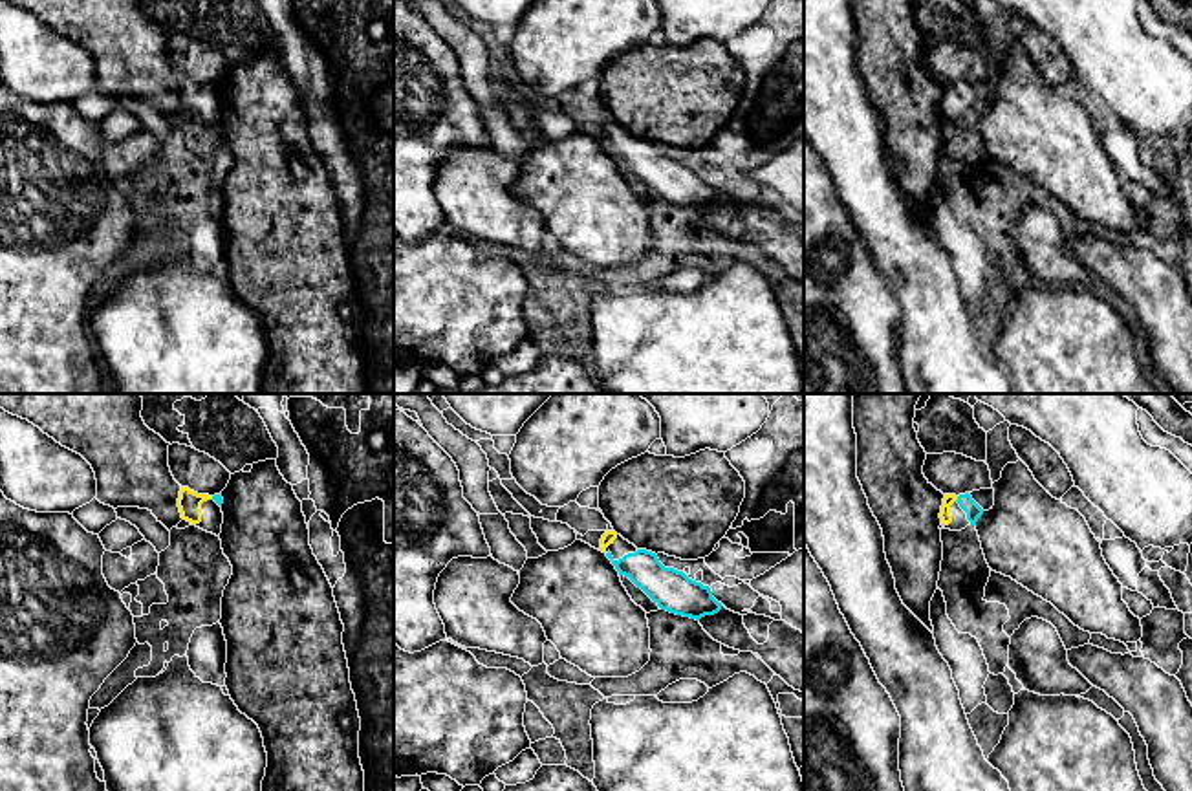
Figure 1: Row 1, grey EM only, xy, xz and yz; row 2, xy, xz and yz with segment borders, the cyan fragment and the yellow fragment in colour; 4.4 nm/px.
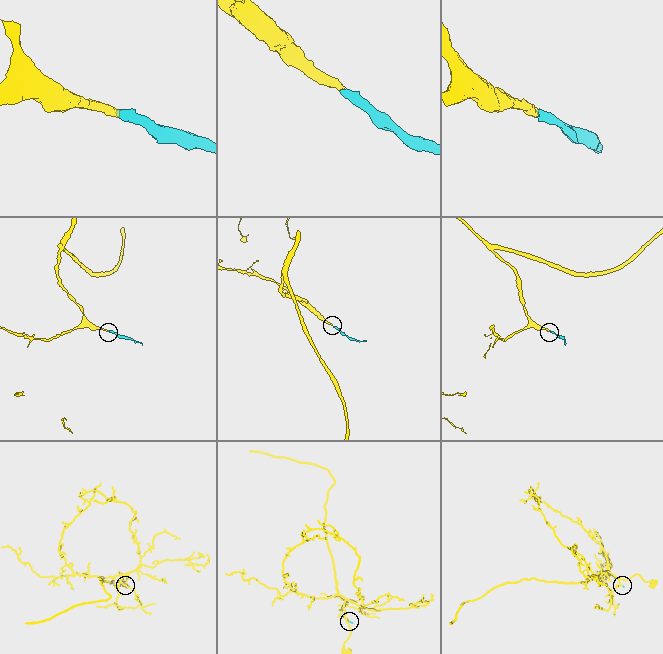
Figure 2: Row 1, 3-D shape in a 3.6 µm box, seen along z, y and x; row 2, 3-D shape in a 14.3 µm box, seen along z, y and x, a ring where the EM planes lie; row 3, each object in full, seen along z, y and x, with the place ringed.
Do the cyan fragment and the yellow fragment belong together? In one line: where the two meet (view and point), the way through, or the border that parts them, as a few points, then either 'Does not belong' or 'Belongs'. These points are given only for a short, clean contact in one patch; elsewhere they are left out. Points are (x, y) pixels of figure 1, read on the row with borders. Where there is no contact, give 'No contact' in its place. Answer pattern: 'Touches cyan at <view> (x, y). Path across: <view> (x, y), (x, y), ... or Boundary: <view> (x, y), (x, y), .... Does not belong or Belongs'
Touches cyan at yz (958, 498). Path across: yz (967, 504), (958, 498), (945, 506), (945, 515). Belongs

